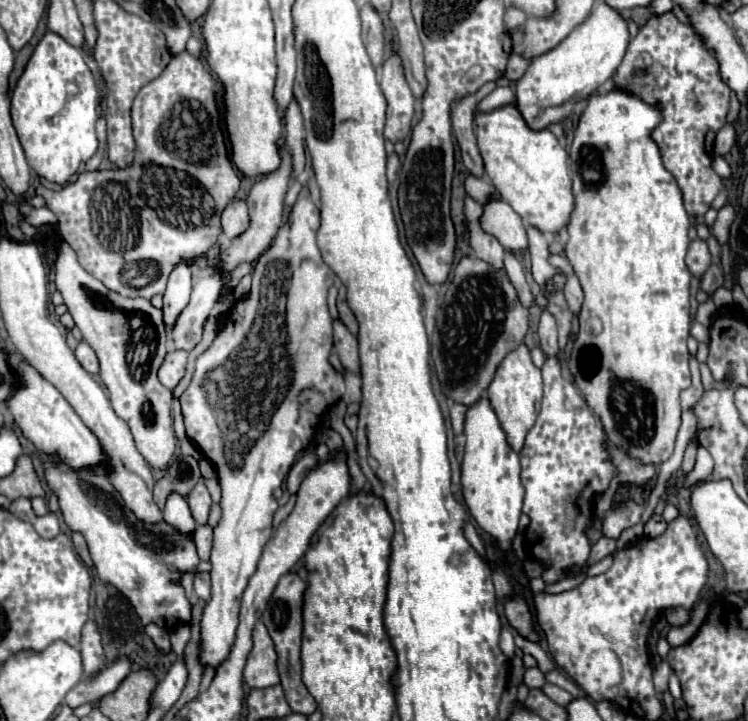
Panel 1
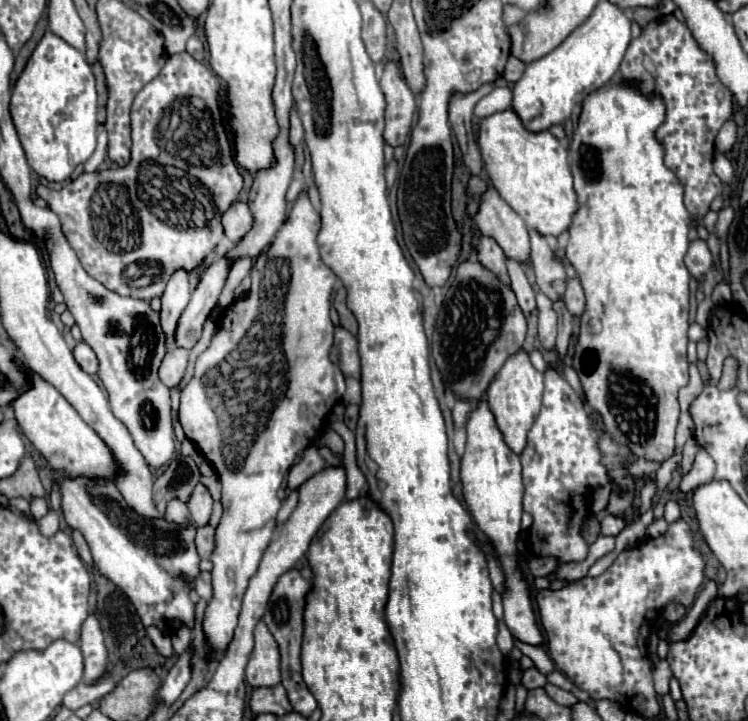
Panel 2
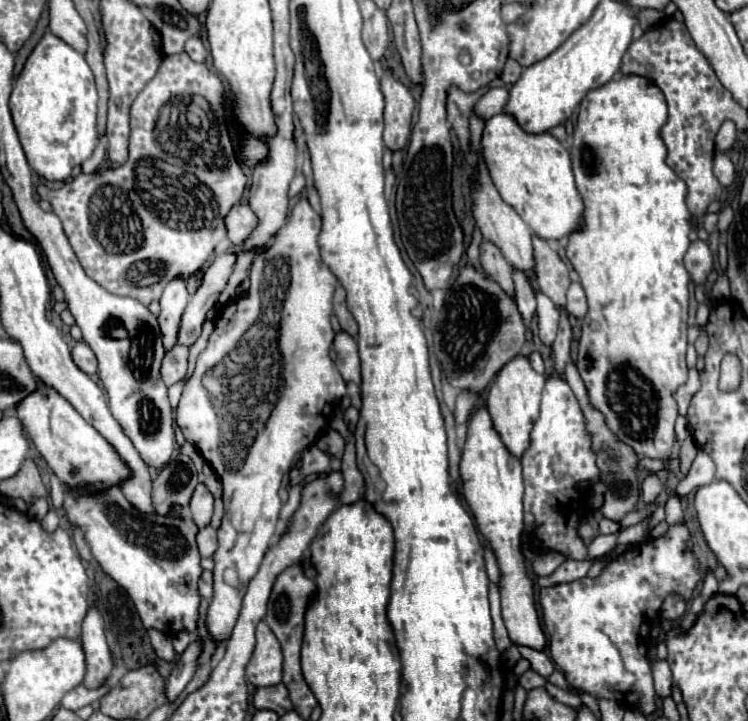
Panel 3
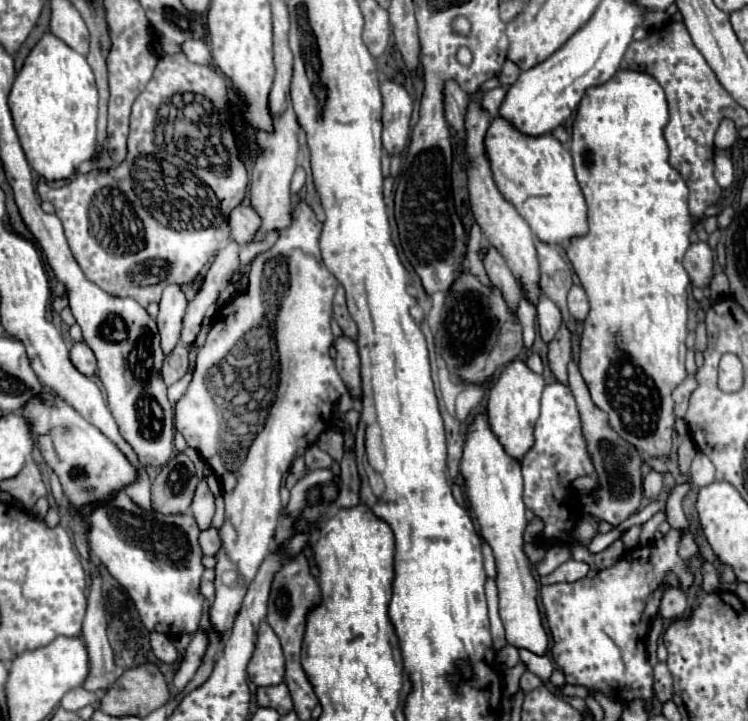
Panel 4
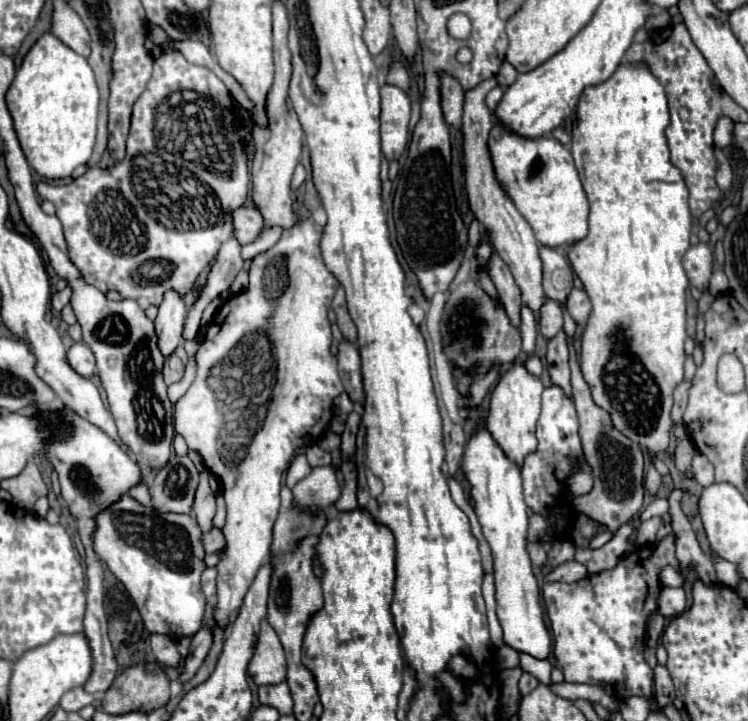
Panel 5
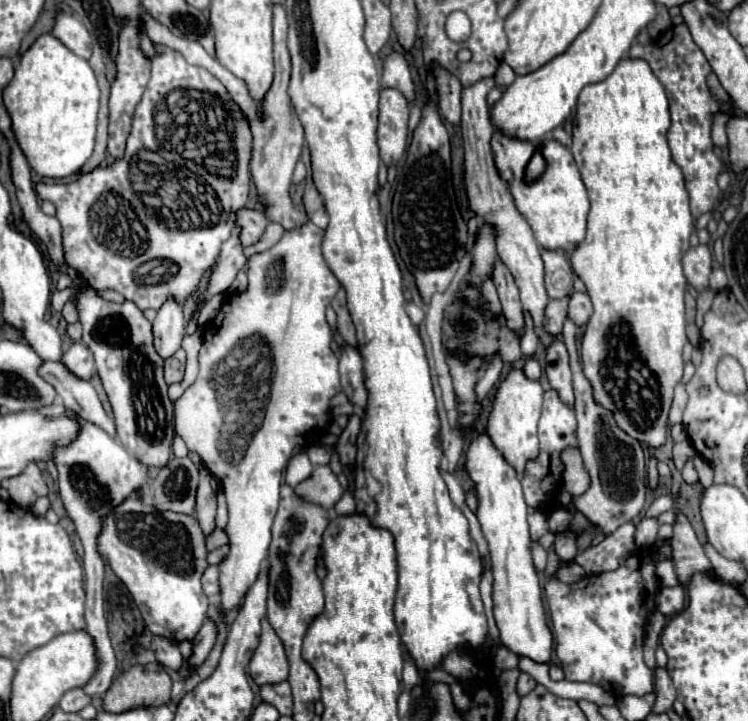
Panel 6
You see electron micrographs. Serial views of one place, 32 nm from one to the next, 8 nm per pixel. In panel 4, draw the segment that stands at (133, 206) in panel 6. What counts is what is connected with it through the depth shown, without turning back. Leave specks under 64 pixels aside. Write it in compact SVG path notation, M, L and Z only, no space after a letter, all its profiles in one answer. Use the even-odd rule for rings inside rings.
M182 52L178 54L162 54L156 64L156 72L152 80L146 84L144 92L136 98L132 106L130 116L130 136L128 136L128 156L122 164L116 168L100 170L92 168L88 174L82 174L74 178L70 184L62 188L50 188L44 182L38 184L38 194L42 200L50 200L56 208L56 216L62 220L68 246L72 250L74 260L82 268L84 276L92 280L98 288L104 292L116 294L116 296L128 296L134 298L144 308L150 302L158 302L162 296L162 290L168 284L180 284L182 288L192 284L198 272L210 262L210 258L216 254L222 240L230 238L228 228L228 216L232 208L242 204L246 196L248 186L248 172L246 164L242 160L240 148L236 144L236 134L230 134L228 140L208 140L208 142L186 142L184 146L176 146L174 152L166 152L162 146L156 144L156 122L158 122L158 108L170 100L174 94L202 94L212 100L212 104L224 114L228 112L228 90L226 82L208 66L192 64ZM162 164L174 164L176 168L162 168ZM142 190L142 198L138 194ZM148 258L156 258L168 264L170 278L148 278L150 274L150 262ZM146 262L146 264L142 264Z

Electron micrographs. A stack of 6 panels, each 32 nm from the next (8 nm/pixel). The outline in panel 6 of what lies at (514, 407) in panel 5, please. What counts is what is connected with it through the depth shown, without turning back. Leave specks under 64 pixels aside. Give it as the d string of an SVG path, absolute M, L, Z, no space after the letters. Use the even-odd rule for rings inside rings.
M514 370L508 374L508 378L498 386L496 398L492 404L492 414L488 418L488 436L494 444L494 448L516 468L516 474L524 476L524 464L528 460L536 460L538 450L538 418L542 410L542 386L538 382L532 382L524 376L522 370Z

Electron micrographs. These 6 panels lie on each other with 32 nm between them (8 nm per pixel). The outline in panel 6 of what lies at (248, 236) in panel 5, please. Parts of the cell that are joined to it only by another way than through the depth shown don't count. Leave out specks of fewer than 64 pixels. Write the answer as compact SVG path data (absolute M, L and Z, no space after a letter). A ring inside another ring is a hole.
M242 208L238 212L236 224L242 228L242 234L240 234L242 246L252 246L262 238L262 234L264 234L264 230L268 226L268 218L258 210Z

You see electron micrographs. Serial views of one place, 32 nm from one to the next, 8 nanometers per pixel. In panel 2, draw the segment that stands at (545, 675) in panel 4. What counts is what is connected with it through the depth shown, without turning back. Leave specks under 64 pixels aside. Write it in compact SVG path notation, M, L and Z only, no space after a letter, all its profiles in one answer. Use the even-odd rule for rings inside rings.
M516 640L516 648L534 662L534 668L538 672L542 672L544 676L548 676L552 672L552 660L542 646L530 646L530 644L522 644L522 642Z

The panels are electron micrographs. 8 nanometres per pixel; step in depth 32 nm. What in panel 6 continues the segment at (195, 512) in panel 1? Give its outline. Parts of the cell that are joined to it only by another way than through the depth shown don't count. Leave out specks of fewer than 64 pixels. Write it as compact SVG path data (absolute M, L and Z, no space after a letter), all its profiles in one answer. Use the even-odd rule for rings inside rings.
M206 468L200 470L200 486L196 496L196 520L200 522L204 534L212 534L216 524L216 492L210 486L210 472Z

